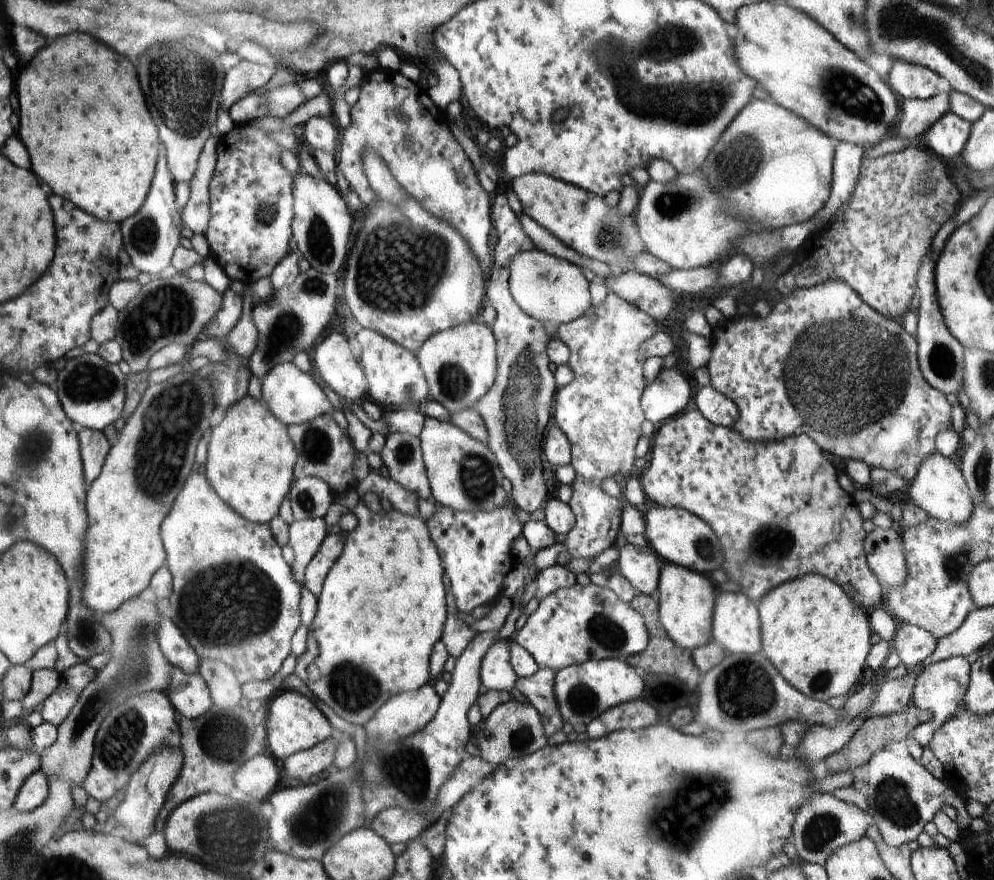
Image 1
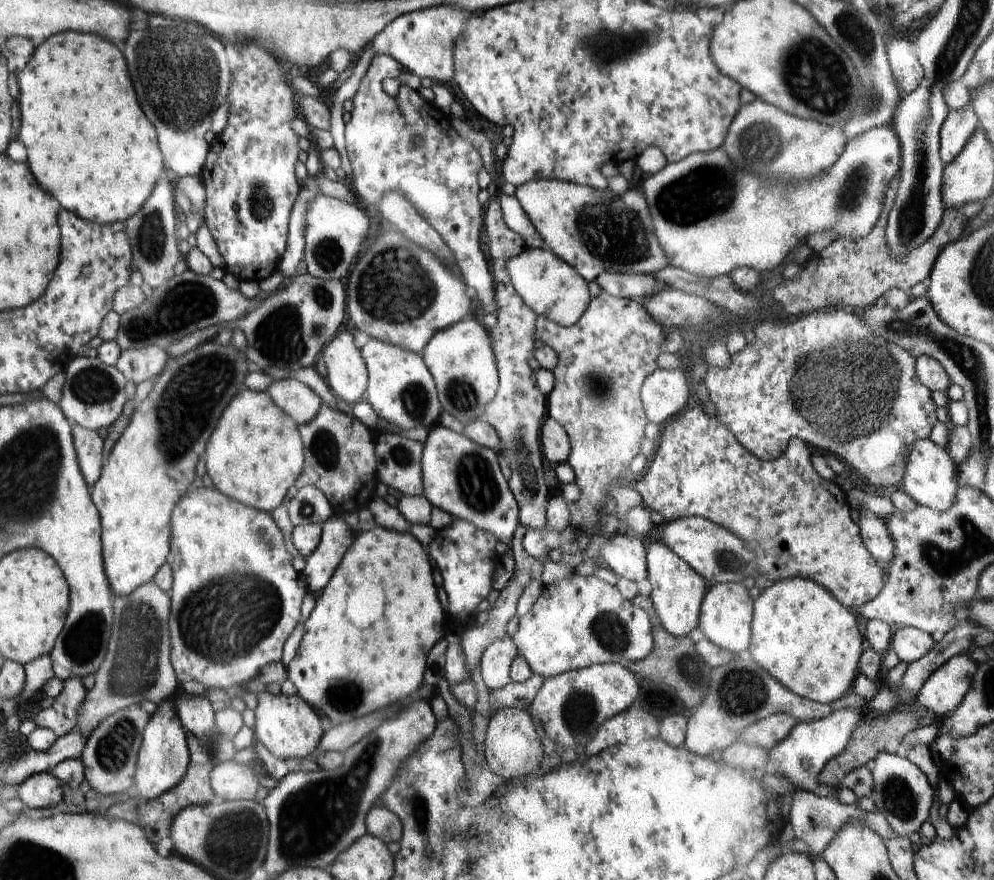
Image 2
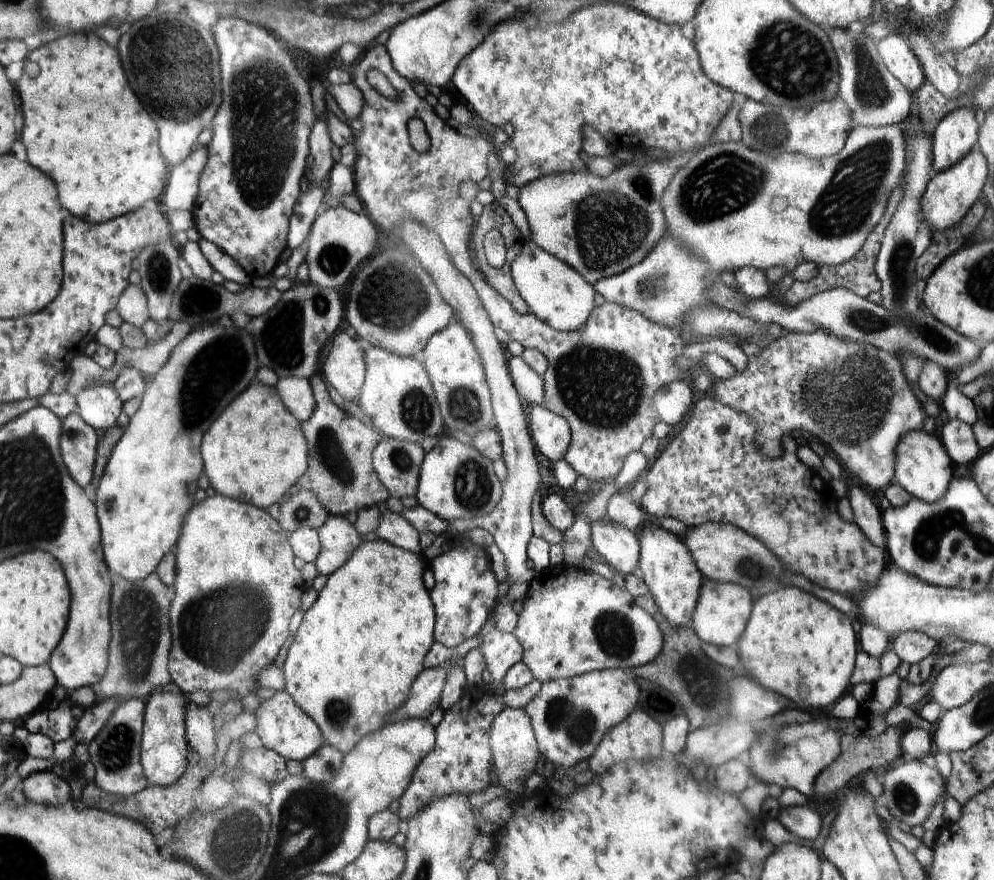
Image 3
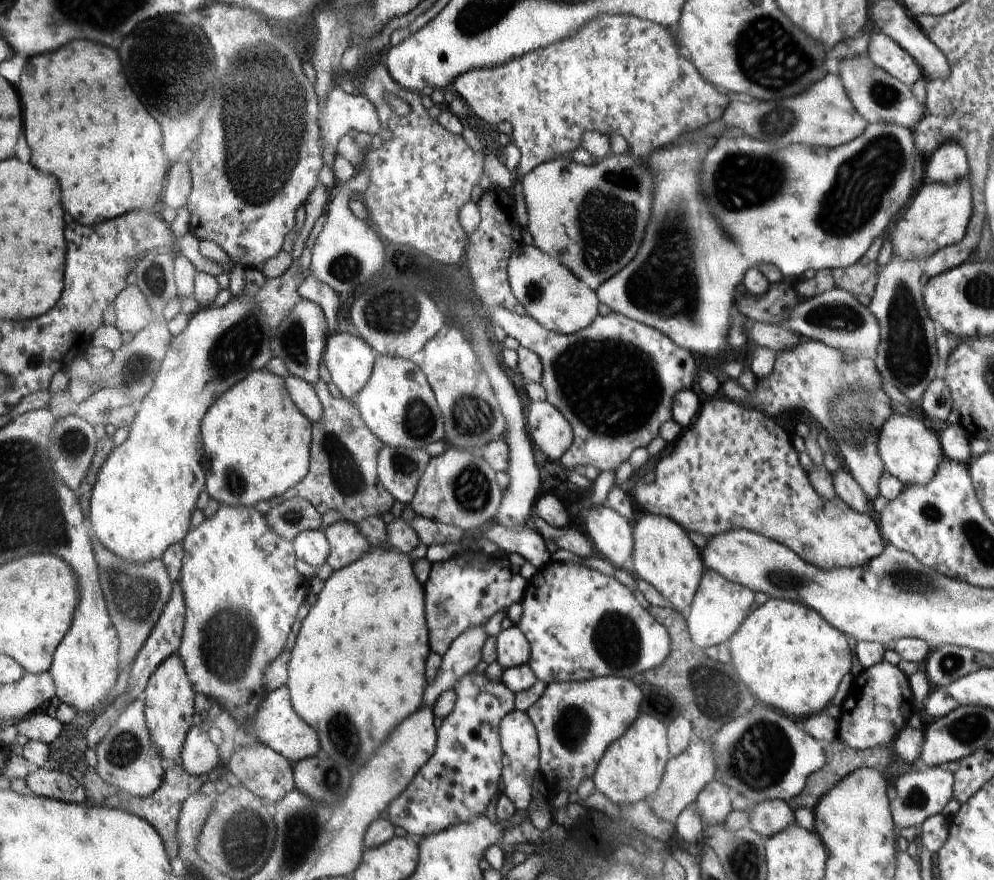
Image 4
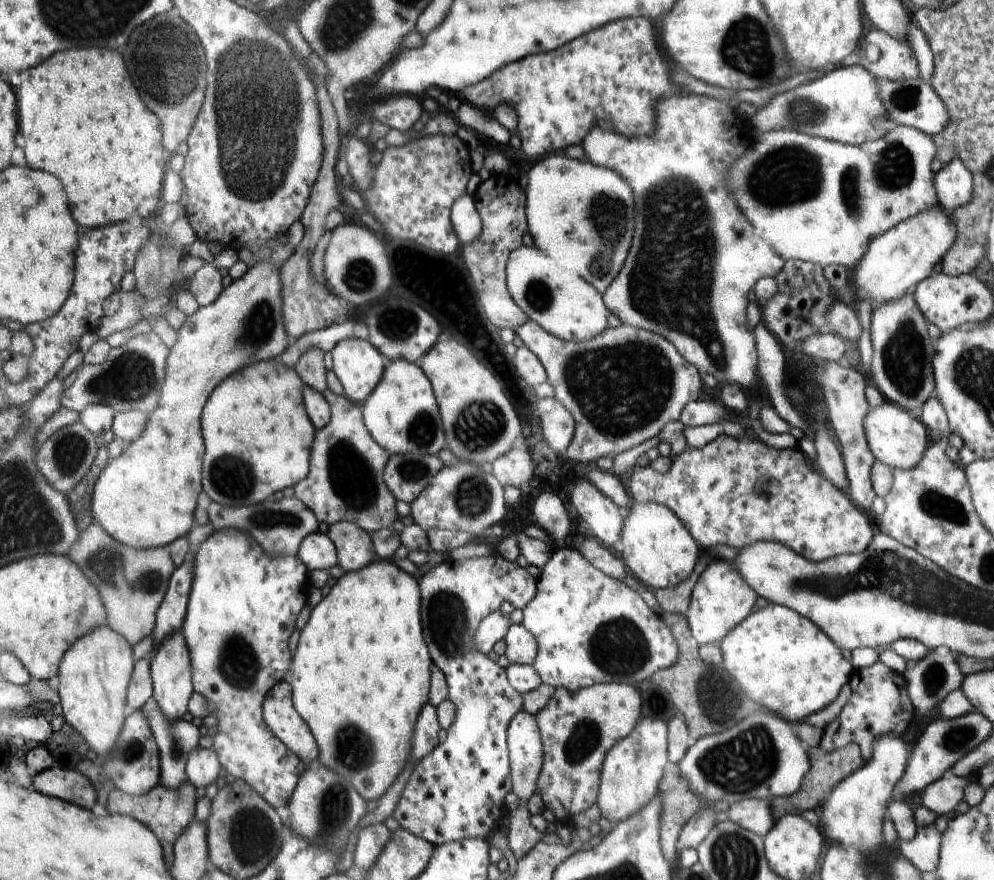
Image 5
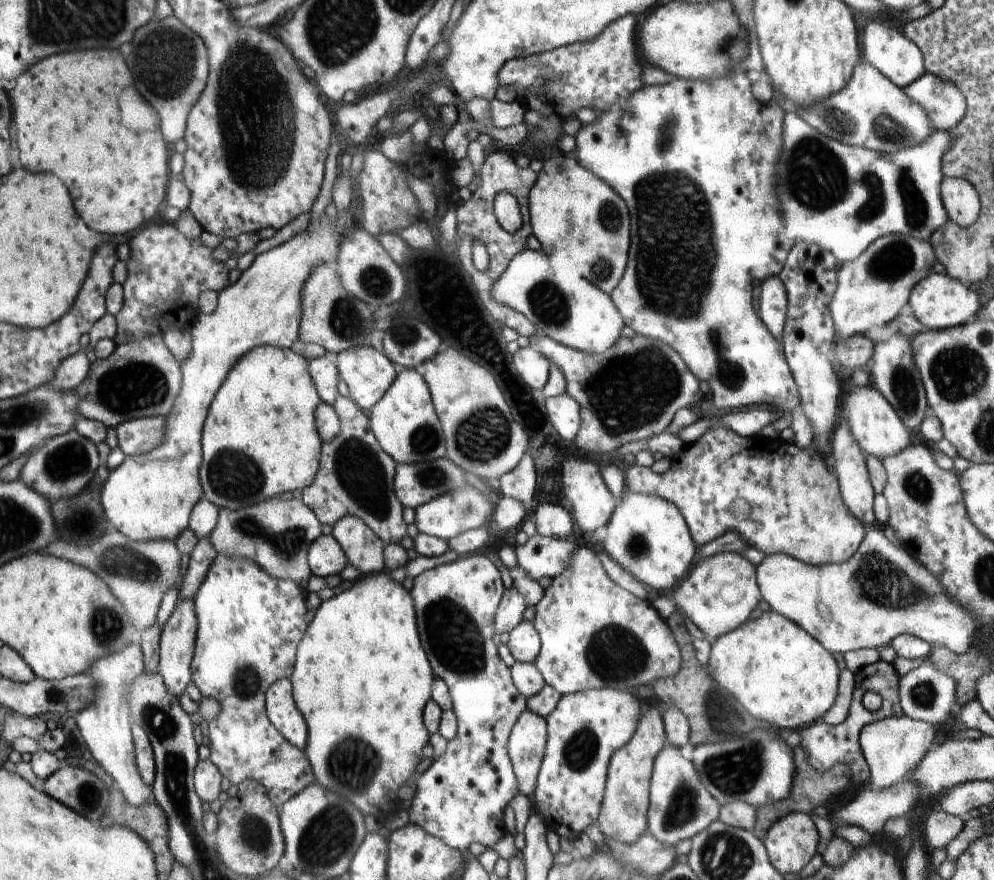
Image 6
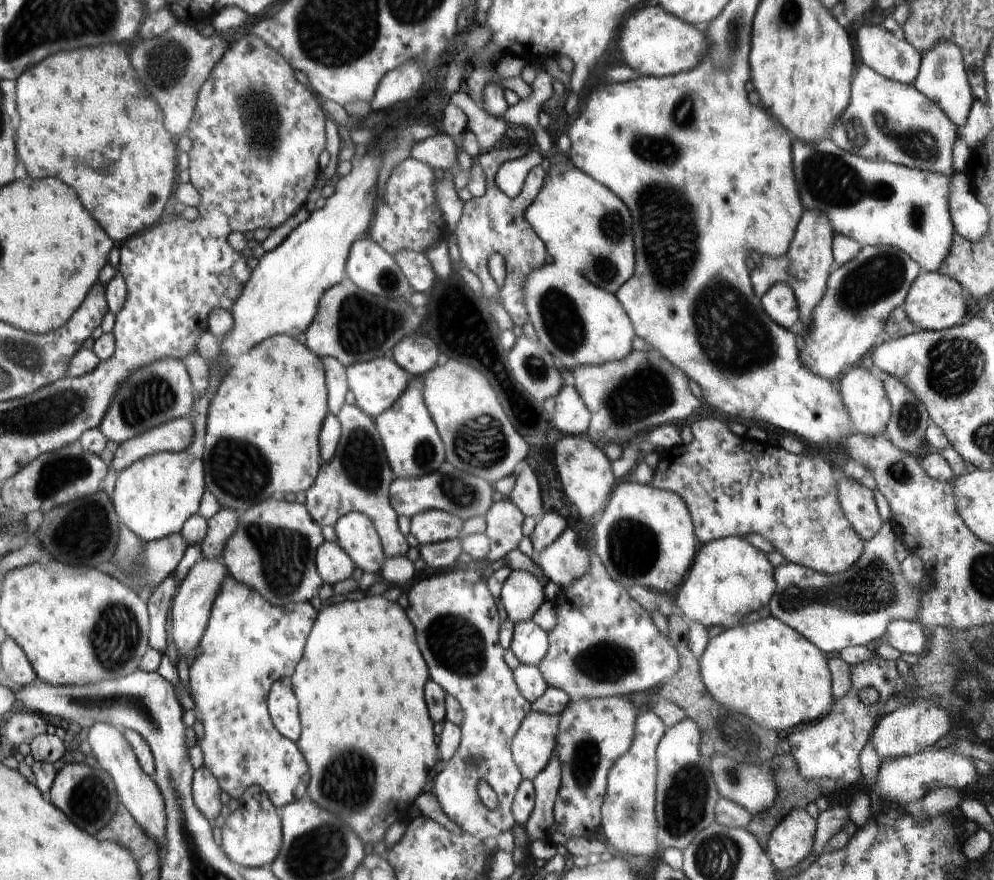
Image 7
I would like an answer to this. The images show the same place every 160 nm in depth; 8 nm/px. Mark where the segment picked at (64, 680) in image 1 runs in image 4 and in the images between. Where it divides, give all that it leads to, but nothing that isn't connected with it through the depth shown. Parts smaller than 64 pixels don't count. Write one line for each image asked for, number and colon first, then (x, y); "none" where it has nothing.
2: (61, 717)
3: (59, 724)
4: (39, 726)

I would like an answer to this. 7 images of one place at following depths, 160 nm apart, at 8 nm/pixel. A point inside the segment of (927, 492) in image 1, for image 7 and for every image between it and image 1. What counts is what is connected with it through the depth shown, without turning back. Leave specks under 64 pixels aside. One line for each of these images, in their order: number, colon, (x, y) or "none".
2: (930, 476)
3: (923, 468)
4: (912, 453)
5: (897, 438)
6: (877, 427)
7: (865, 398)

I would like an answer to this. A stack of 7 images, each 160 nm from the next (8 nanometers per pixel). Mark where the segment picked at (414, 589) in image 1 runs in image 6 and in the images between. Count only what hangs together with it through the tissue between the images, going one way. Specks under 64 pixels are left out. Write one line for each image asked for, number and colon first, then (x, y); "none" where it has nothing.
2: (365, 646)
3: (358, 650)
4: (356, 671)
5: (362, 668)
6: (361, 678)

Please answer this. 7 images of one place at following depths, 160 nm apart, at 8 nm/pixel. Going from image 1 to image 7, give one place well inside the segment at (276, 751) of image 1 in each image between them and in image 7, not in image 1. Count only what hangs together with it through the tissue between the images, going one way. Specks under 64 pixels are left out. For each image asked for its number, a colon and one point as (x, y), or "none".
2: (287, 726)
3: (283, 727)
4: (276, 724)
5: (281, 716)
6: (284, 713)
7: (284, 705)

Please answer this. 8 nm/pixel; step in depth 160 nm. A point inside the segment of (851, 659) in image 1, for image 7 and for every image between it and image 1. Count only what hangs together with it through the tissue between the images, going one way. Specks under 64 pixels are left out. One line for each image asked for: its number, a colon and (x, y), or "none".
2: (805, 638)
3: (796, 645)
4: (788, 656)
5: (781, 659)
6: (780, 673)
7: (767, 670)

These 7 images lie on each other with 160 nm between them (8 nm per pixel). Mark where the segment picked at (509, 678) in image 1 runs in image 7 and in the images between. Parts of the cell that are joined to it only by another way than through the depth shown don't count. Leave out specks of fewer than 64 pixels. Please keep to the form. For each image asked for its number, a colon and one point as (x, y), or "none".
2: (495, 665)
3: (502, 650)
4: (512, 647)
5: (521, 647)
6: (524, 643)
7: (530, 643)

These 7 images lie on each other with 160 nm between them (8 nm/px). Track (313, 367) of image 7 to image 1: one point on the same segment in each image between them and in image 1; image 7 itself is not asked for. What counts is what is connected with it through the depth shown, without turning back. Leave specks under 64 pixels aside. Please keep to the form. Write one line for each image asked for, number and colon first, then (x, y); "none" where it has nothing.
1: (250, 458)
2: (256, 453)
3: (256, 449)
4: (257, 441)
5: (258, 438)
6: (260, 439)

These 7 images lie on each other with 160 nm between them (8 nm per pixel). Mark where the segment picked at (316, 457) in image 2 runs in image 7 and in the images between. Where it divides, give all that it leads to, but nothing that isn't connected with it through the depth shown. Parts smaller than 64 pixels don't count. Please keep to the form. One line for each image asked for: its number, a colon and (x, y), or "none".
3: (341, 474)
4: (342, 476)
5: (345, 483)
6: (355, 477)
7: (359, 478)

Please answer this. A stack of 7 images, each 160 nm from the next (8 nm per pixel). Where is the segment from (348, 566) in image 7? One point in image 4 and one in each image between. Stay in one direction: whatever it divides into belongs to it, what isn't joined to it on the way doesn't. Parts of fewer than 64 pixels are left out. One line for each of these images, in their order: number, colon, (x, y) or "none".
4: (312, 547)
5: (318, 551)
6: (326, 557)

